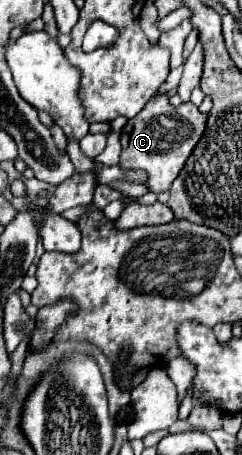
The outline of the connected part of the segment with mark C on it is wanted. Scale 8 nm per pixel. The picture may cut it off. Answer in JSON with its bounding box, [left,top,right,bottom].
[120,94,206,194]

